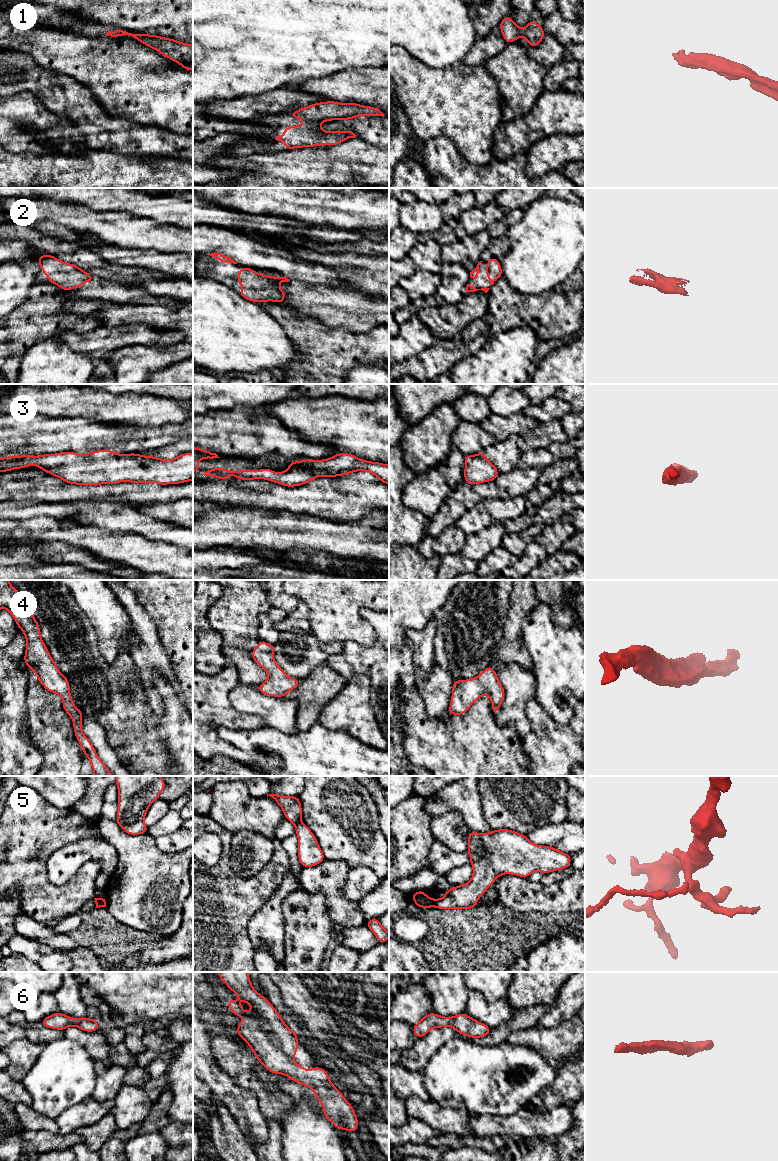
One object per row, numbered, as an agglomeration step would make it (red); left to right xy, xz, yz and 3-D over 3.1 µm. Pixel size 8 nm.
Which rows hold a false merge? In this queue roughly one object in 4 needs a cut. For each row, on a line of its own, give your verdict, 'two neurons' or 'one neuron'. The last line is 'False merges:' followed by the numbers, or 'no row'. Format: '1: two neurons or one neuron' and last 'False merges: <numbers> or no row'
1: one neuron
2: one neuron
3: one neuron
4: one neuron
5: two neurons
6: one neuron
False merges: 5

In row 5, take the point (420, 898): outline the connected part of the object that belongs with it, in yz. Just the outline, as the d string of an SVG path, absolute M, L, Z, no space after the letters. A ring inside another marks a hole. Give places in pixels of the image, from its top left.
M421 890L416 891L411 895L411 899L415 902L418 908L431 908L435 906L436 899L431 899Z

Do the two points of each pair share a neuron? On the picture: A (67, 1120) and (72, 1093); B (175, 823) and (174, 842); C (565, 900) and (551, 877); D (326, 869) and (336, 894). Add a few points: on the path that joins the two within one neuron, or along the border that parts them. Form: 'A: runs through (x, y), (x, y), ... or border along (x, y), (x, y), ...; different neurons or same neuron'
A: border along (89, 1096), (66, 1108), (54, 1119); different neurons
B: border along (182, 826), (170, 833), (160, 835), (156, 839); different neurons
C: border along (574, 870), (551, 884), (544, 885), (540, 882); different neurons
D: runs through (329, 875), (331, 888); same neuron

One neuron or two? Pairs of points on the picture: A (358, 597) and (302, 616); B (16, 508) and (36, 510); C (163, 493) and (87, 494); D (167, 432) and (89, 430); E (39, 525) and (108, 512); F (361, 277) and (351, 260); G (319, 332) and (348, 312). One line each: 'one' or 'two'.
A: two
B: one
C: one
D: one
E: two
F: one
G: two

